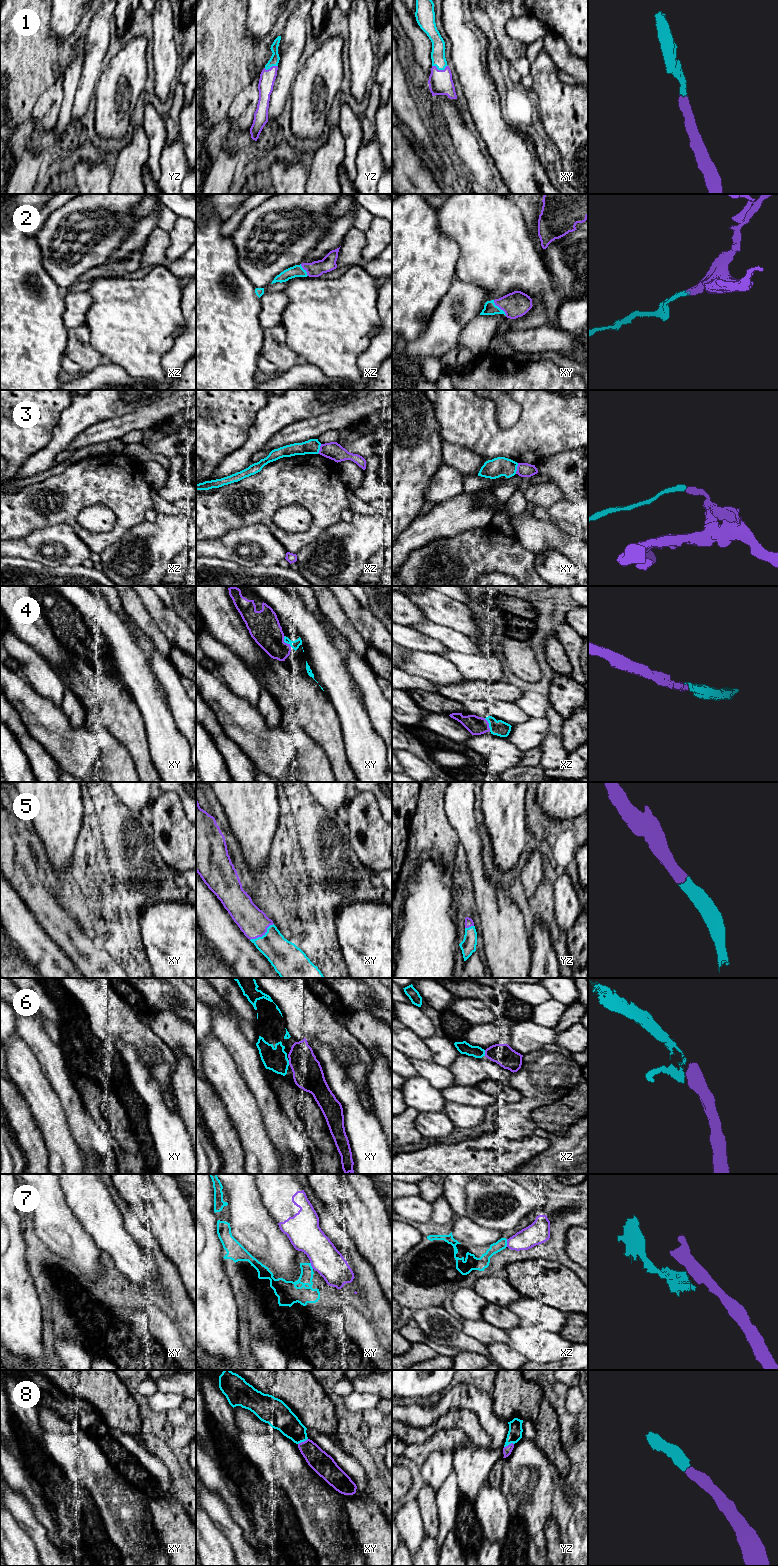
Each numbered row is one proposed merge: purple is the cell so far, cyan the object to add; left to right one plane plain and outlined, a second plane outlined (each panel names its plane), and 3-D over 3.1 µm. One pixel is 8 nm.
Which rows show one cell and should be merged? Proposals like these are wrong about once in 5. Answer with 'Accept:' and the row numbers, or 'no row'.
Accept: 1, 2, 4, 5, 6, 8

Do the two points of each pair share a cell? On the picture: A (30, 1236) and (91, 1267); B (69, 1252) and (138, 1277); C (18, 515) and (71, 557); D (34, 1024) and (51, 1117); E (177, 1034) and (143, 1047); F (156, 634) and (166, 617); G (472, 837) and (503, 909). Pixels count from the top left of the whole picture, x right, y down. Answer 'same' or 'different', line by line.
A: different
B: different
C: different
D: different
E: different
F: different
G: same

